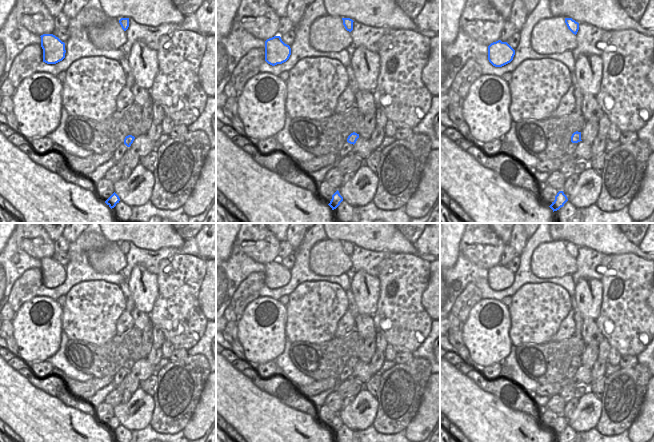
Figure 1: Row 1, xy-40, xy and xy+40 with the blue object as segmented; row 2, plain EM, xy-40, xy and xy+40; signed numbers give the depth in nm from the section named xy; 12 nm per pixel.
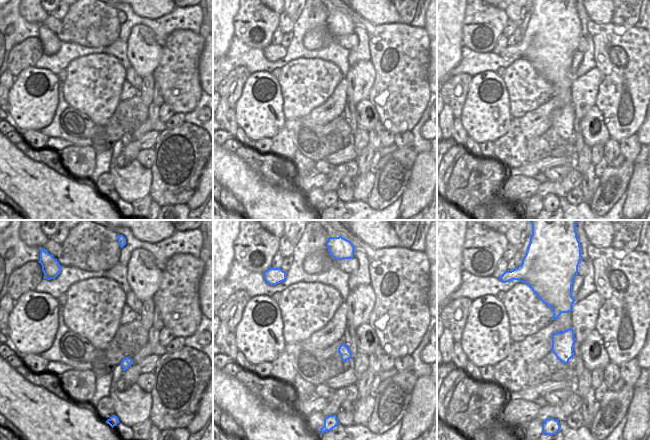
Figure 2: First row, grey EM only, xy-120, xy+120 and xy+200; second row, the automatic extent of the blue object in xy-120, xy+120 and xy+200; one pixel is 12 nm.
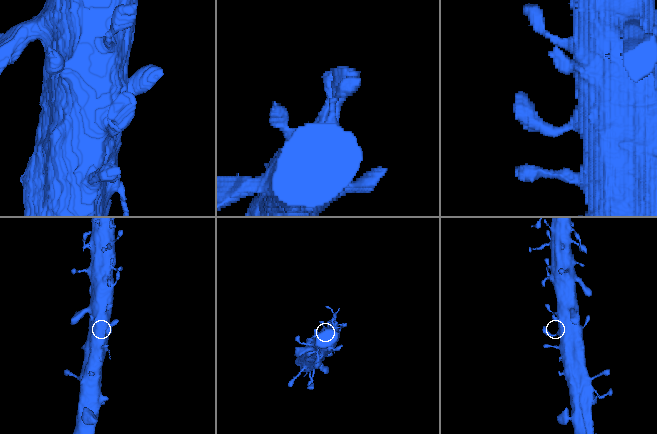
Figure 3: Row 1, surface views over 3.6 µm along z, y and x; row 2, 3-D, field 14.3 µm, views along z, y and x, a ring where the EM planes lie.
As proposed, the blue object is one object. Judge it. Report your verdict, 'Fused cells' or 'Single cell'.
Single cell

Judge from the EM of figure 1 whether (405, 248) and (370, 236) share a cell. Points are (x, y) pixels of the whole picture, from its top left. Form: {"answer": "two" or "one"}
{"answer": "one"}

